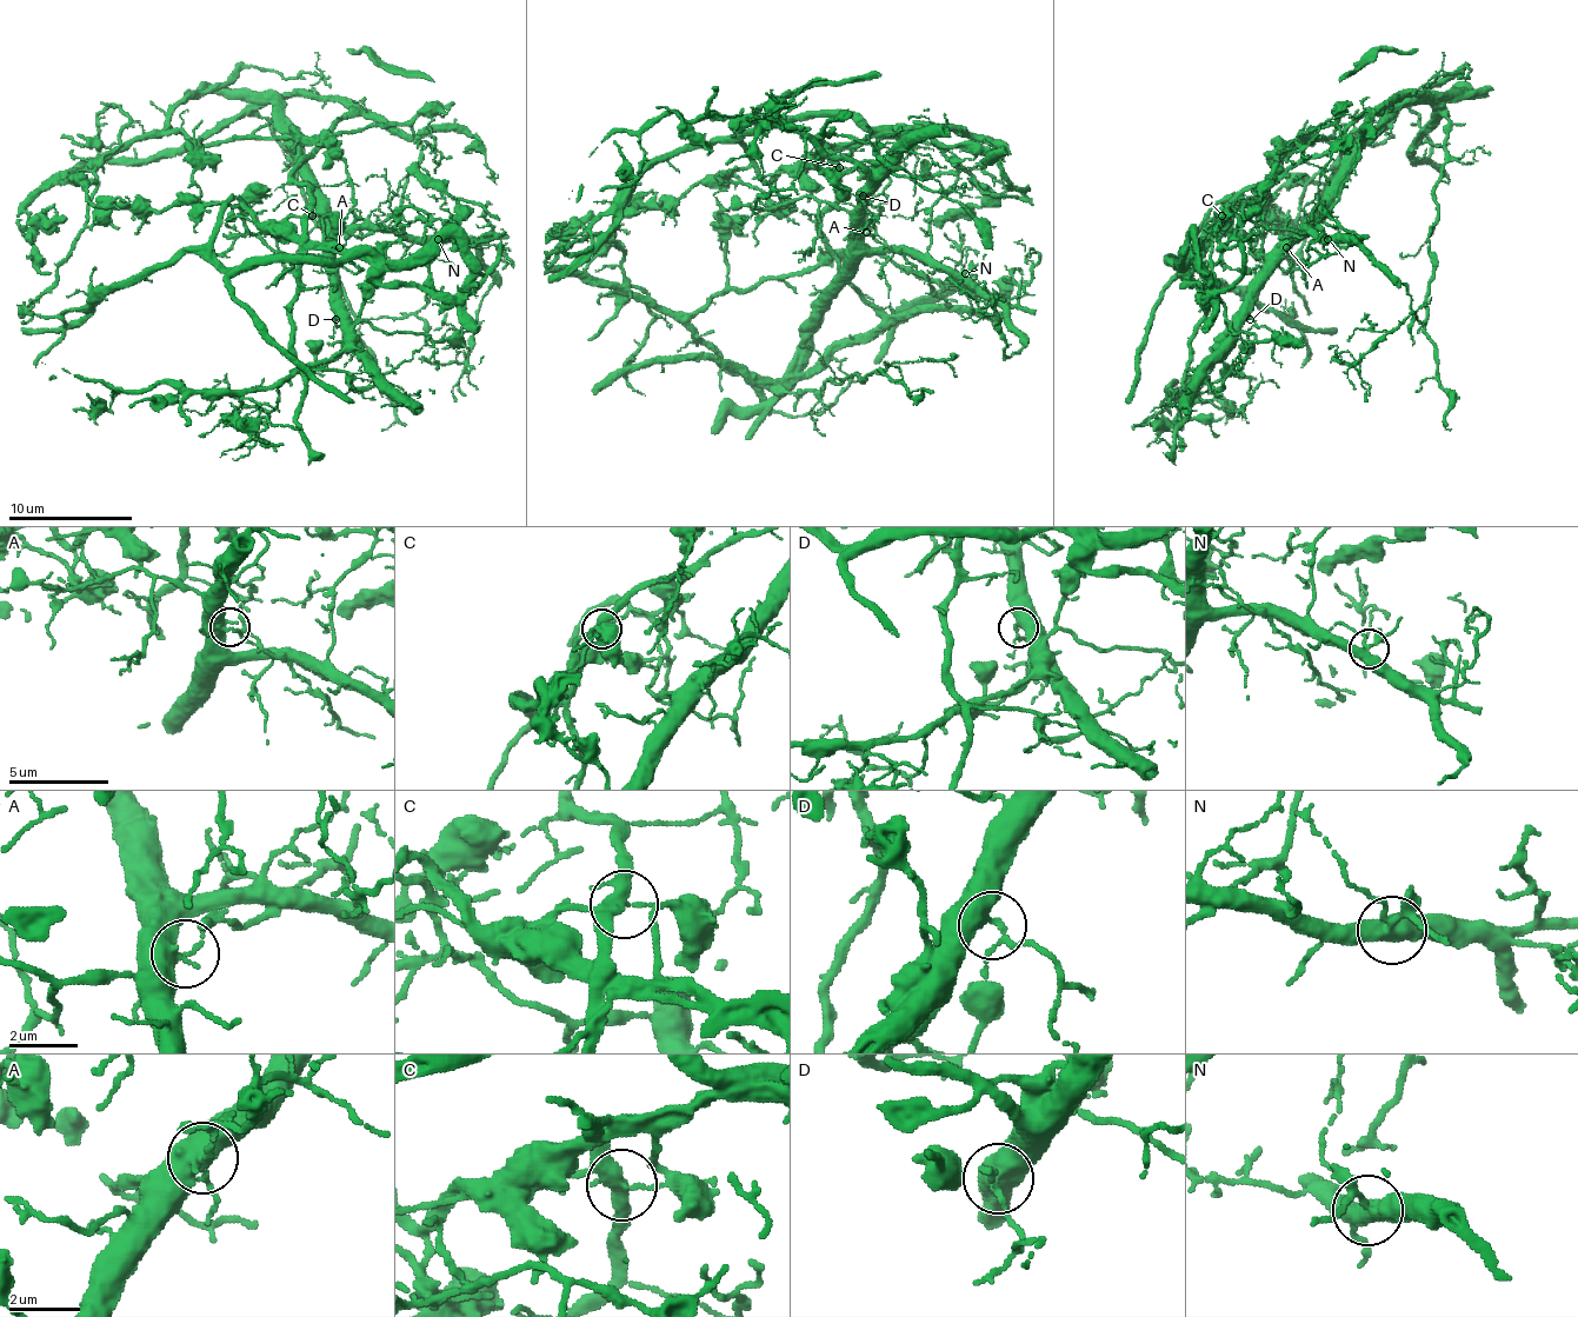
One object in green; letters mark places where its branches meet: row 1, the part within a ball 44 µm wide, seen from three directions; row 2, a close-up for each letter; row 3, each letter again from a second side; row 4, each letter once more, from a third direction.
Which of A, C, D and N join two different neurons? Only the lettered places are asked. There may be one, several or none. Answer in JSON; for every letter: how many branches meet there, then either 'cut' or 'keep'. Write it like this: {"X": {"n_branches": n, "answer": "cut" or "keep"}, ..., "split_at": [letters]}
{"A": {"n_branches": 3, "answer": "cut"}, "C": {"n_branches": 5, "answer": "cut"}, "D": {"n_branches": 3, "answer": "keep"}, "N": {"n_branches": 5, "answer": "keep"}, "split_at": ["A", "C"]}

